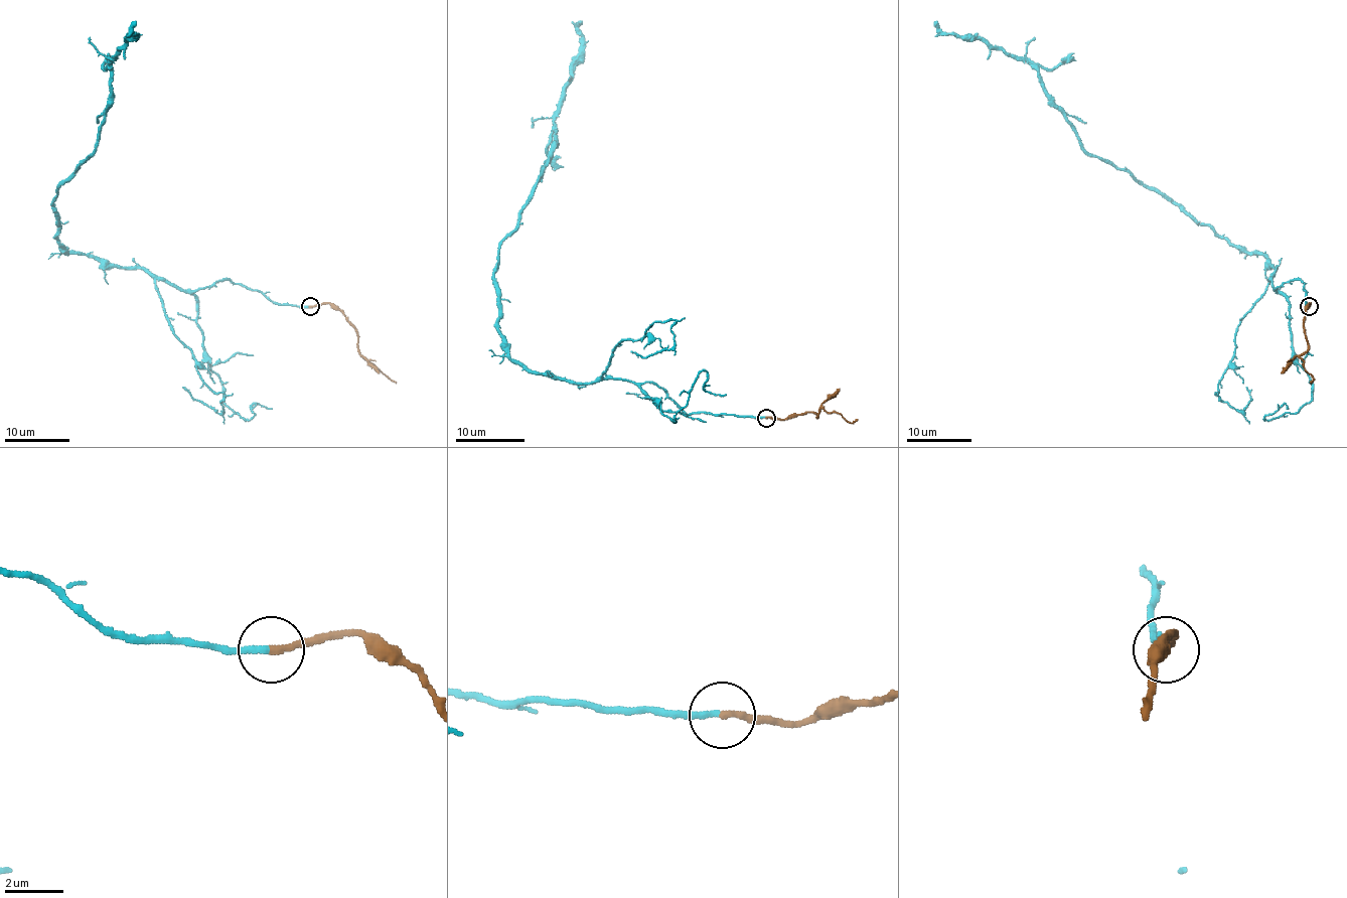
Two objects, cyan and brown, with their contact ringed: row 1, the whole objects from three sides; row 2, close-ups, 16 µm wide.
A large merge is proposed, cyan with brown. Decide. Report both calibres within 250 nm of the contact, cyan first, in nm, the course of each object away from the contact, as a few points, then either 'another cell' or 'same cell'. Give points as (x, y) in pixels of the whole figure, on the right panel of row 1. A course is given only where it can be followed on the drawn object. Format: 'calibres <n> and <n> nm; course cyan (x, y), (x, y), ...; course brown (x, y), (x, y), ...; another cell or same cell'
calibres 220 and 240 nm; course cyan (1309, 306), (1306, 283), (1275, 290), (1277, 269), (1261, 254), (1235, 248), (1091, 155), (1030, 60), (933, 22); course brown (1309, 306), (1304, 330), (1307, 350), (1299, 356), (1314, 378), (1311, 383); same cell

